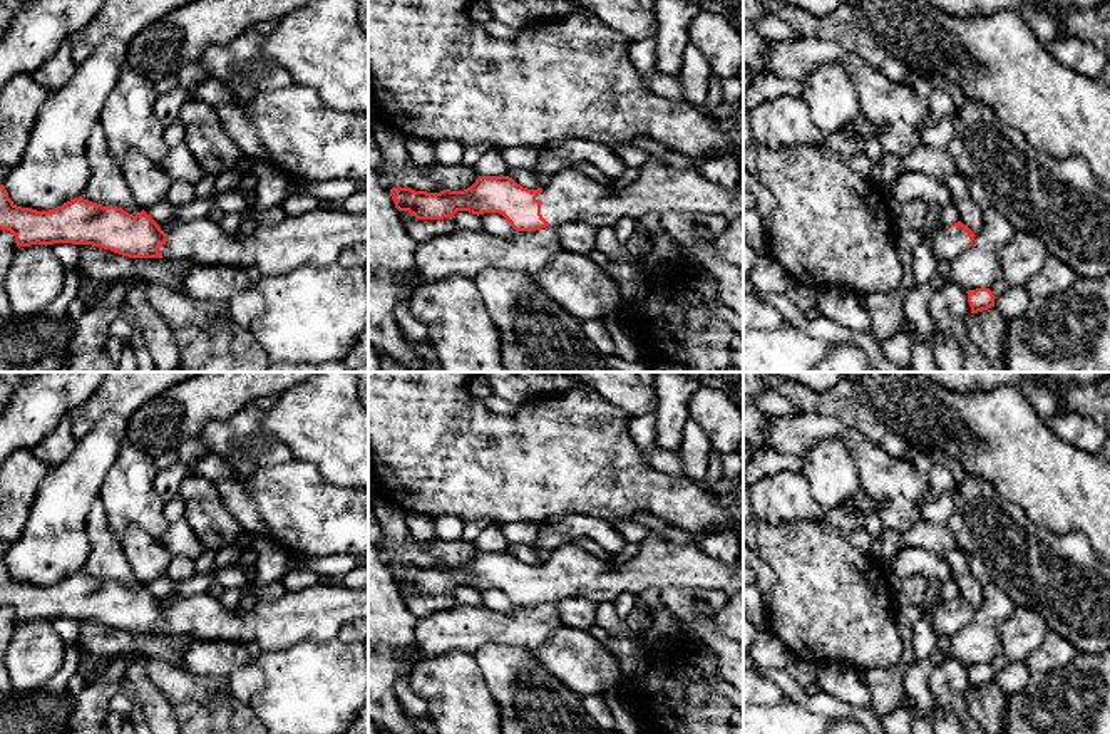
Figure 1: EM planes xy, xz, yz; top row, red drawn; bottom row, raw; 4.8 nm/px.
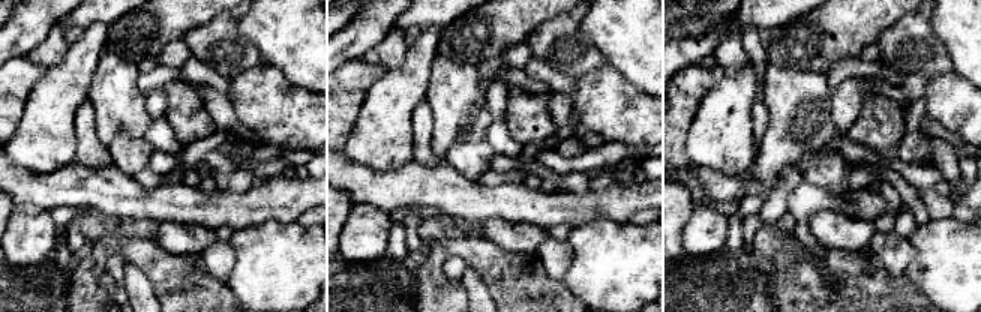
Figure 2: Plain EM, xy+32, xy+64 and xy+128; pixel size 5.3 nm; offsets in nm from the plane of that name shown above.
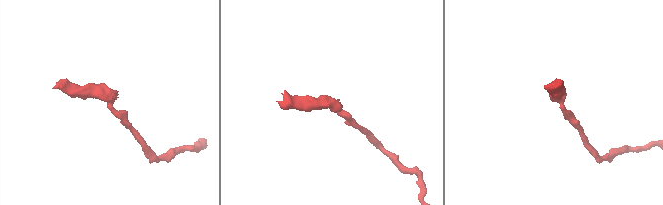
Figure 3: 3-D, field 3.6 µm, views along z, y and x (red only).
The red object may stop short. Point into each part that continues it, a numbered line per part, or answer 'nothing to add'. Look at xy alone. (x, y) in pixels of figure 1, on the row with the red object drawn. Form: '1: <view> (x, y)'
1: xy (317, 238)

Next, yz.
1: yz (948, 242)

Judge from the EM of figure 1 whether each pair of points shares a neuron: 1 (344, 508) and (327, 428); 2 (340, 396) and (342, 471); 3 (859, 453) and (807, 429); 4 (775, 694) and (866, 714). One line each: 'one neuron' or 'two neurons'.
1: two neurons
2: one neuron
3: one neuron
4: two neurons

